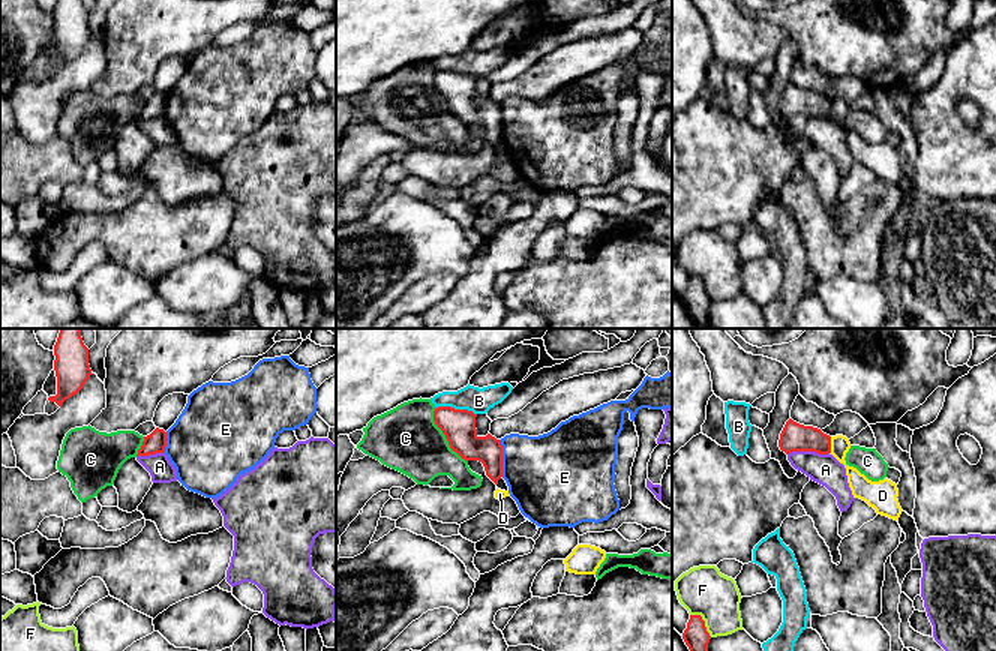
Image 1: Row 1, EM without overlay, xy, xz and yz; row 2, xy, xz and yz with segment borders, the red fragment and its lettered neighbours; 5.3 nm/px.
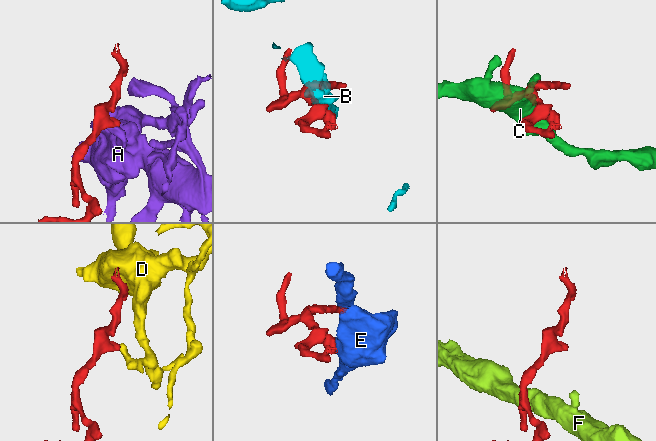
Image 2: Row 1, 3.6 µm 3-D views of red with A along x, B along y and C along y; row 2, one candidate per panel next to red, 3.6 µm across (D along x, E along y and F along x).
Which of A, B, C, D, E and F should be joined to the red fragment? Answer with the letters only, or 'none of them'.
none of them

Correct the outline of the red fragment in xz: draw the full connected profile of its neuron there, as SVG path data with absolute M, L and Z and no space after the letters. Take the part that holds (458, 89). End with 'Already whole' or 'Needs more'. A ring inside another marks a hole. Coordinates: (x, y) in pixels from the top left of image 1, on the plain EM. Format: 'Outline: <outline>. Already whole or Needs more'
Outline: M438 70L434 75L434 86L446 99L448 110L462 123L483 128L486 140L498 148L502 141L502 110L490 98L478 100L472 75Z. Already whole

